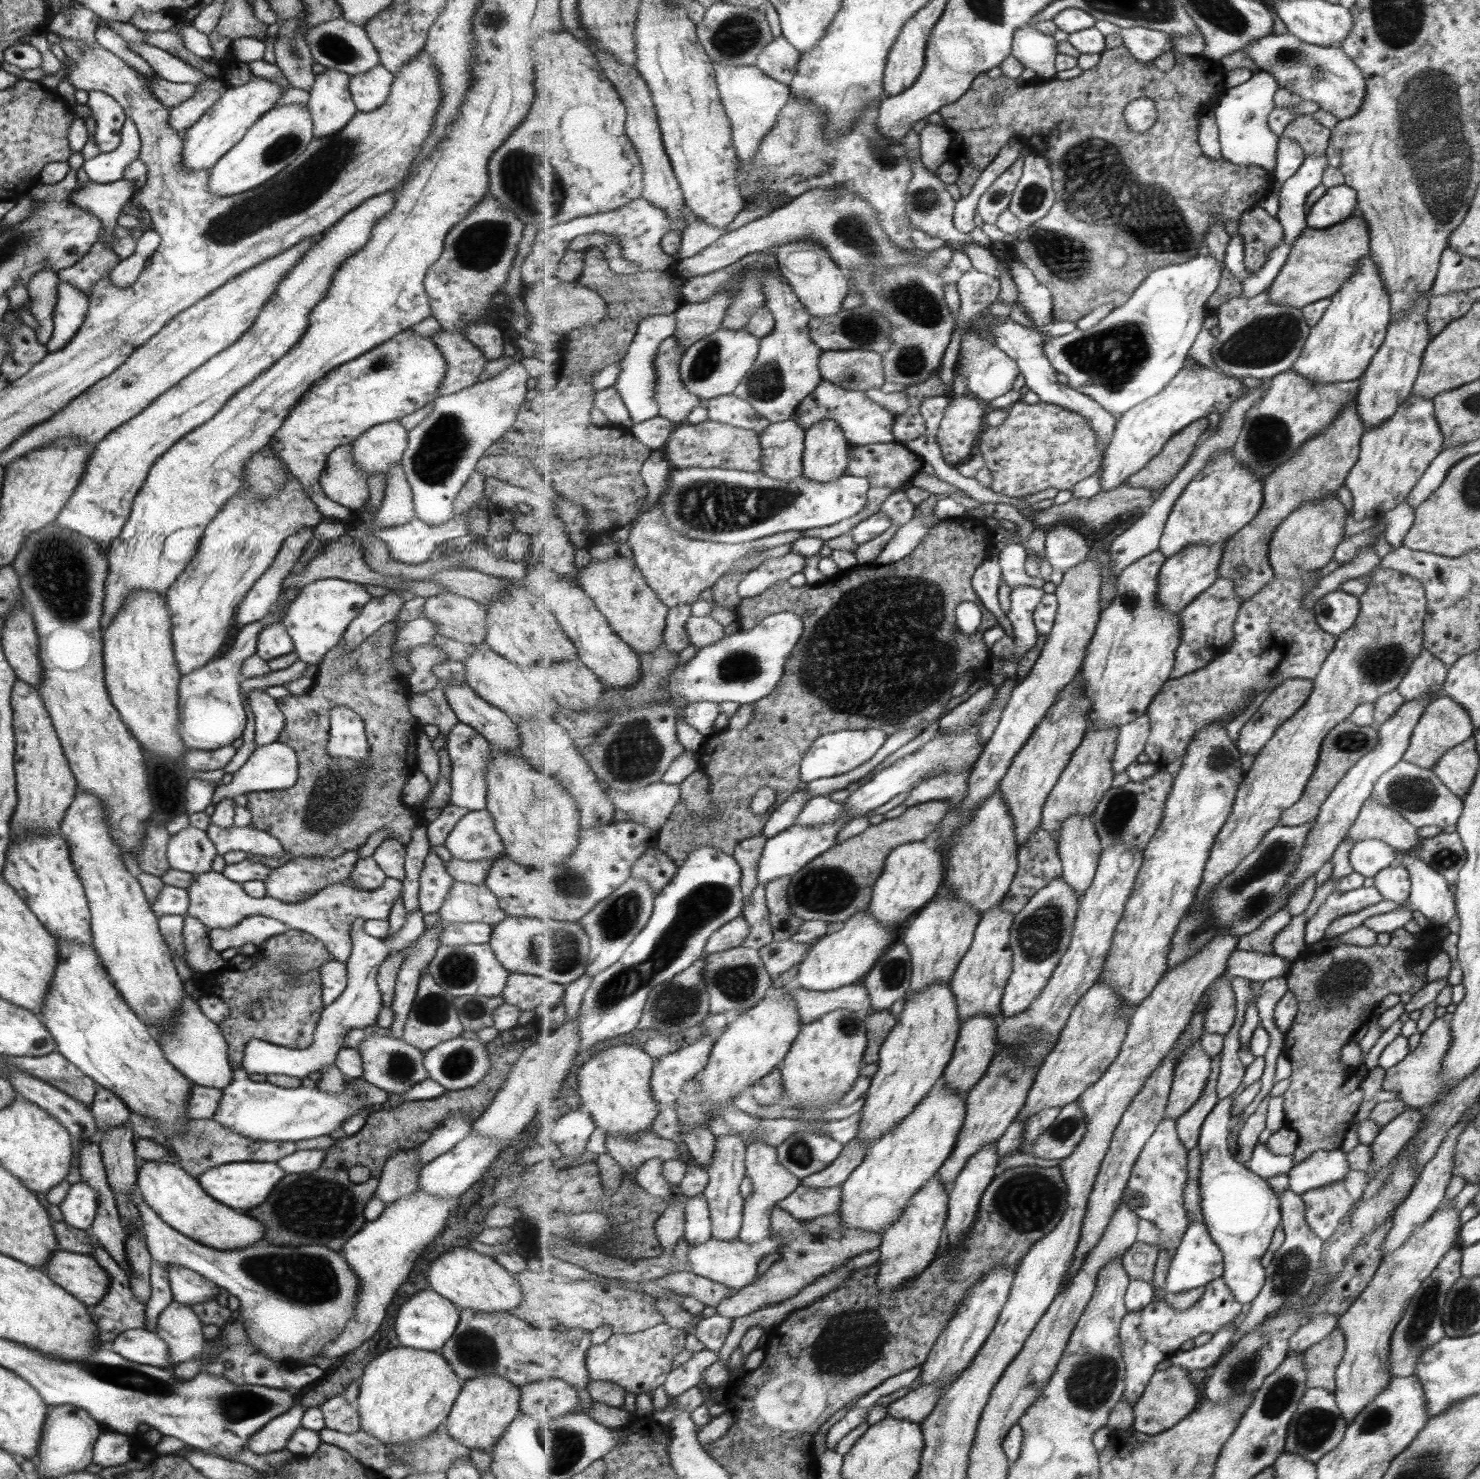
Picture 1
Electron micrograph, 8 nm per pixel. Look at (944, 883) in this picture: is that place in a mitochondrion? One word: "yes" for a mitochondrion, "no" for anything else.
no

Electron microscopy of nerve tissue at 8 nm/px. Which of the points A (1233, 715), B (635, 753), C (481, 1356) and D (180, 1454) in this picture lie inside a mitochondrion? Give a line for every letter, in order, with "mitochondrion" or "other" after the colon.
A: other
B: mitochondrion
C: mitochondrion
D: other

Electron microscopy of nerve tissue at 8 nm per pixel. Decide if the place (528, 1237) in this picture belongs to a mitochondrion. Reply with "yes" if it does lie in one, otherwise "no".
no

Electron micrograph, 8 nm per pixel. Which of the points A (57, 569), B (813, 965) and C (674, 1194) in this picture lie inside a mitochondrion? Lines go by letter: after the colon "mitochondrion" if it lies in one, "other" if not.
A: mitochondrion
B: other
C: other

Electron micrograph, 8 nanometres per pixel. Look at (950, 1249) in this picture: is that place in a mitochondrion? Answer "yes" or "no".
no

